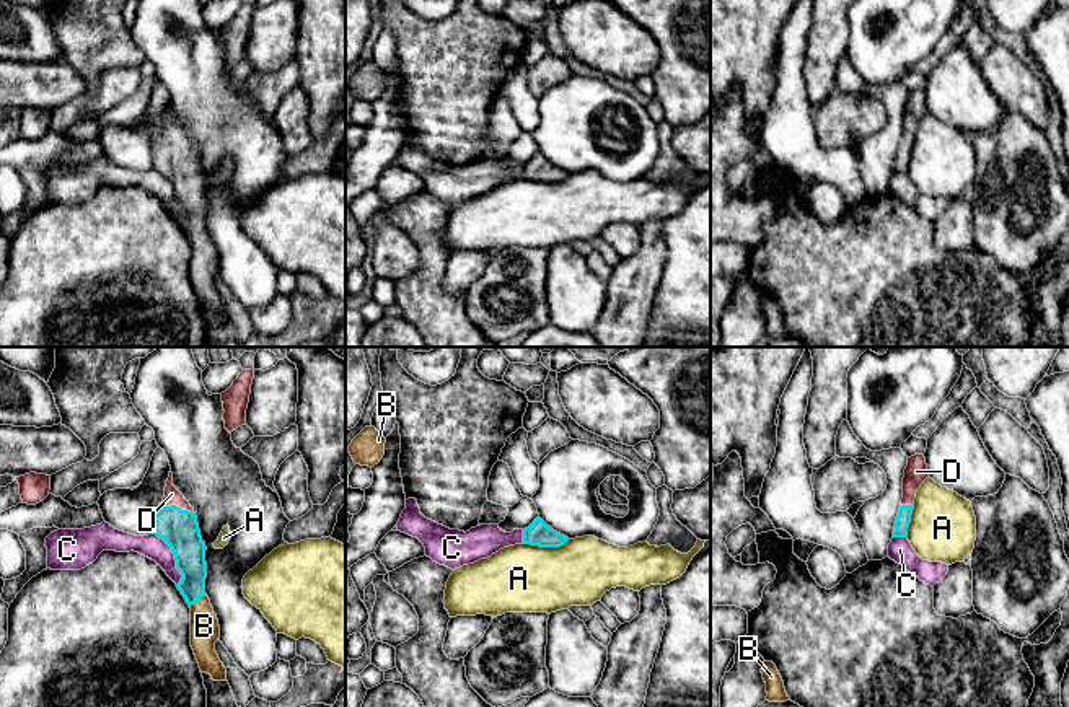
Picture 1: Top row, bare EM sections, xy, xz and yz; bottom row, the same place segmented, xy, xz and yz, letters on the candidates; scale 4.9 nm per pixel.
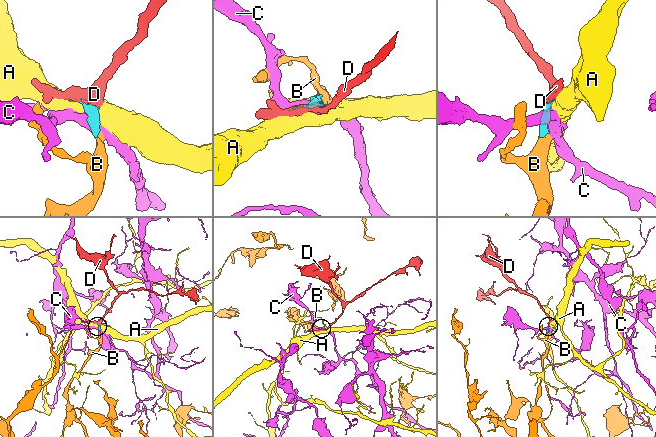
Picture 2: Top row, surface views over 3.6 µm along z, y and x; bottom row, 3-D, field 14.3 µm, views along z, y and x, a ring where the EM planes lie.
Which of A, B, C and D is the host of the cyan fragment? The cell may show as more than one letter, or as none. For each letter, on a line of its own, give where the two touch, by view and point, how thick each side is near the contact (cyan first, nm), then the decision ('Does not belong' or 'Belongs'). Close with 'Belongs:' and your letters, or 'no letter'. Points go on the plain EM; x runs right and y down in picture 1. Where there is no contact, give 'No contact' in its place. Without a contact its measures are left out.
A: Touches cyan at xz (546, 181). Thickness 120 nm (cyan) against 340 nm. Does not belong
B: Touches cyan at xy (197, 235). Thickness 160 nm (cyan) against 140 nm. Belongs
C: Touches cyan at xy (175, 194). Thickness 190 nm (cyan) against 120 nm. Does not belong
D: Touches cyan at xy (178, 142). Thickness 190 nm (cyan) against 80 nm. Belongs
Belongs: B, D

